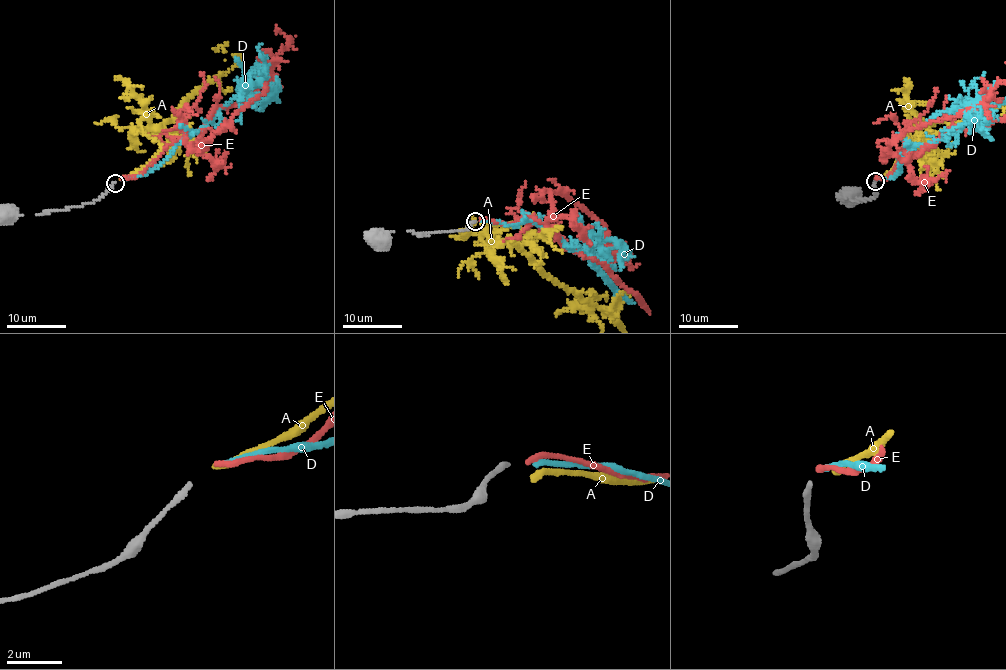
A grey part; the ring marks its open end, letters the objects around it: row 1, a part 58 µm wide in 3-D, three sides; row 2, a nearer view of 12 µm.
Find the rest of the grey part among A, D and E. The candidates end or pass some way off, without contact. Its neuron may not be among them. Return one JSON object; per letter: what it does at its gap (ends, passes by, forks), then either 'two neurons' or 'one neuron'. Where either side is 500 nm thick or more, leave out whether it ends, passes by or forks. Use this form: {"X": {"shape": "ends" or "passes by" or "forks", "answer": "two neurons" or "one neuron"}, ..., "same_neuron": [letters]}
{"A": {"shape": "ends", "answer": "two neurons"}, "D": {"shape": "ends", "answer": "two neurons"}, "E": {"shape": "ends", "answer": "two neurons"}, "same_neuron": []}

